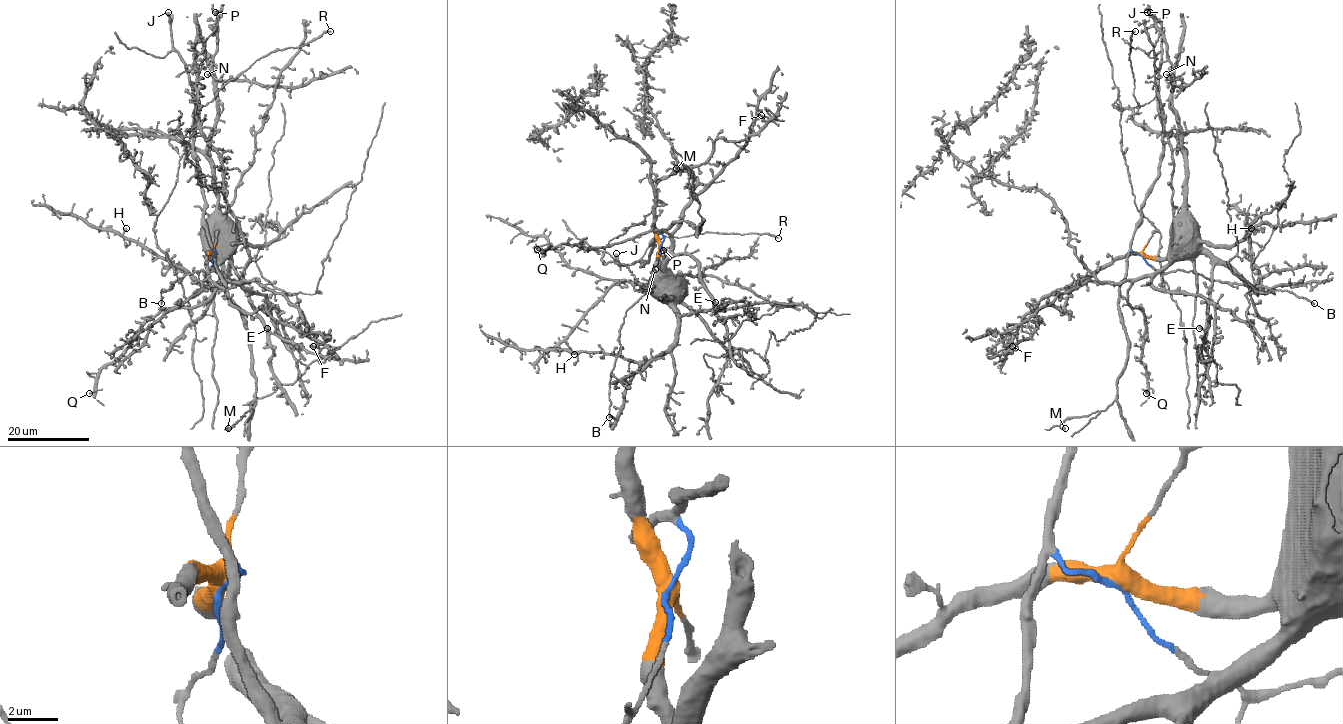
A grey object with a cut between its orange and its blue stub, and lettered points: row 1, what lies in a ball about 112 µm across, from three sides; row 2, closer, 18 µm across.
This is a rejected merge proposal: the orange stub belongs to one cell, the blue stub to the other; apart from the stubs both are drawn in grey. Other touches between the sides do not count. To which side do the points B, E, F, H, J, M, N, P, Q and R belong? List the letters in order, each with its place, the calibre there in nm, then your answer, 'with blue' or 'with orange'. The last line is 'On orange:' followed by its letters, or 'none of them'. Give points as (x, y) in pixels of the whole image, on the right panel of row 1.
B: place (1314, 303); calibre 240 nm; with blue
E: place (1199, 328); calibre 360 nm; with orange
F: place (1012, 346); calibre 200 nm; with orange
H: place (1251, 228); calibre 440 nm; with orange
J: place (1150, 12); calibre 420 nm; with blue
M: place (1065, 428); calibre 420 nm; with blue
N: place (1166, 74); calibre 200 nm; with orange
P: place (1147, 12); calibre 440 nm; with orange
Q: place (1146, 393); calibre 260 nm; with orange
R: place (1135, 31); calibre 200 nm; with blue
On orange: E, F, H, N, P, Q

